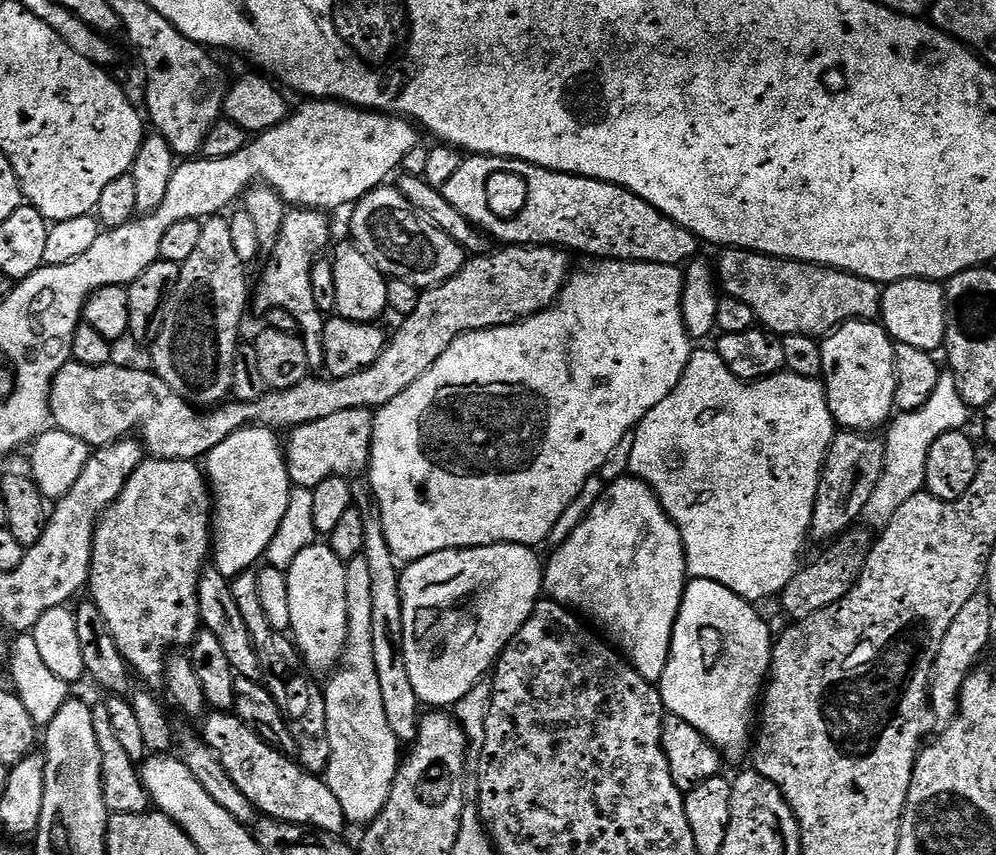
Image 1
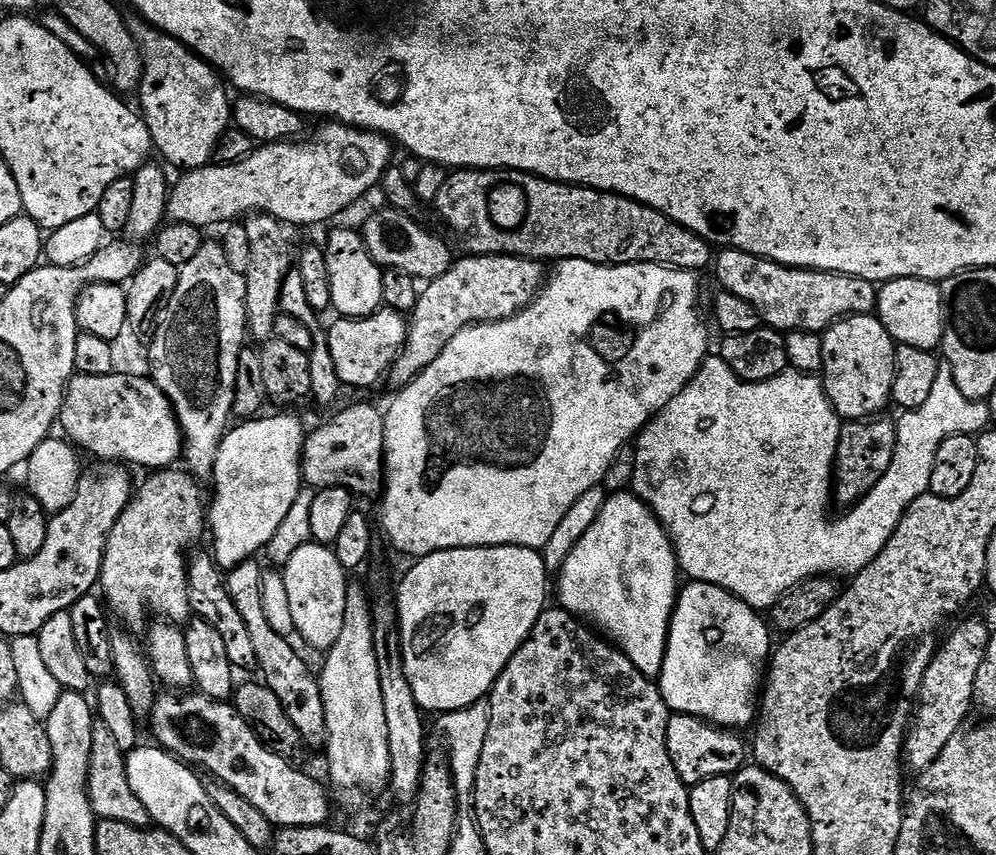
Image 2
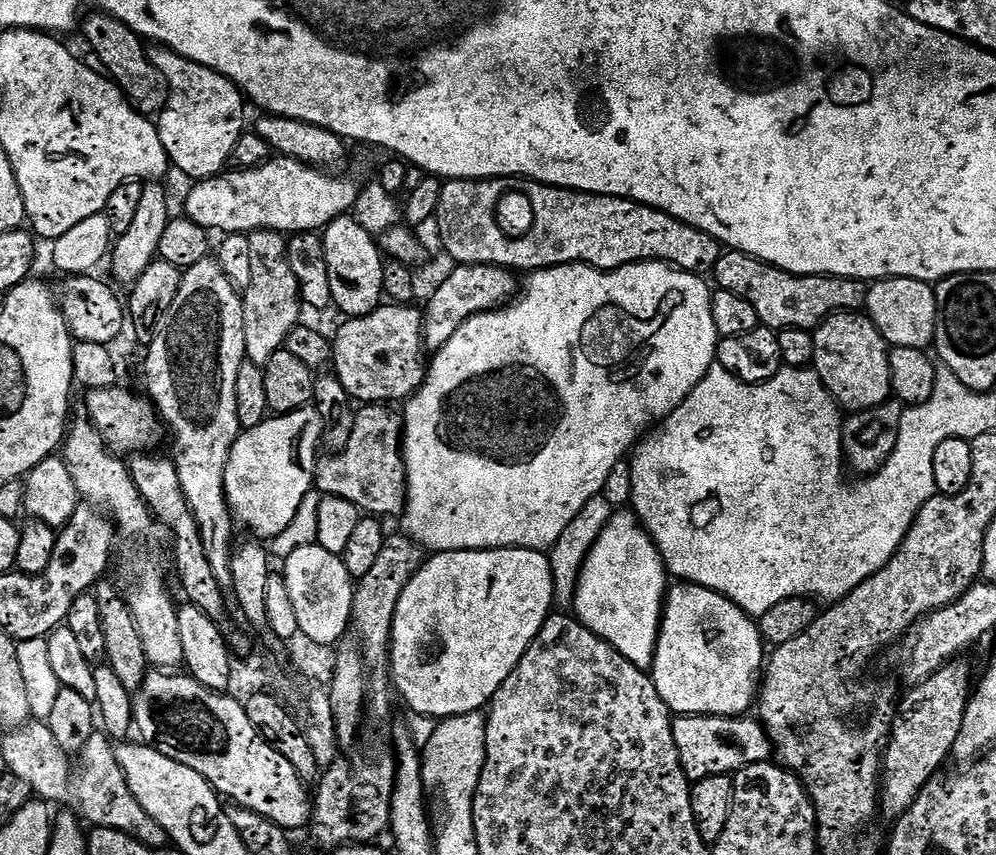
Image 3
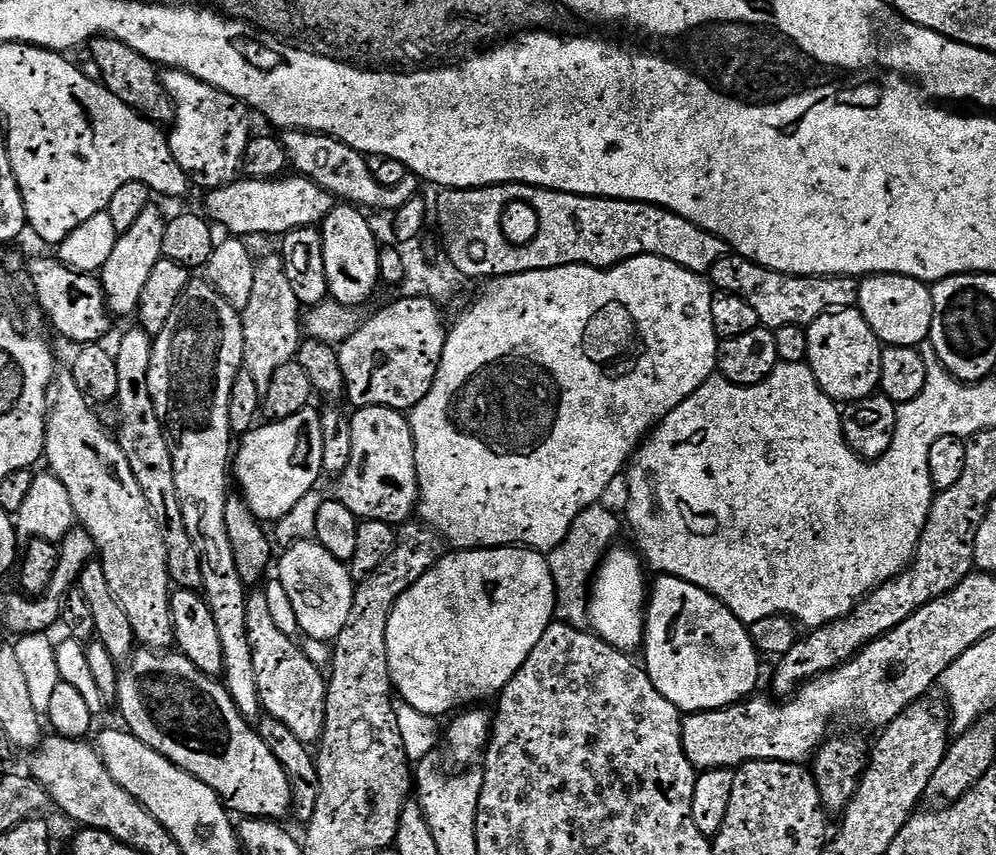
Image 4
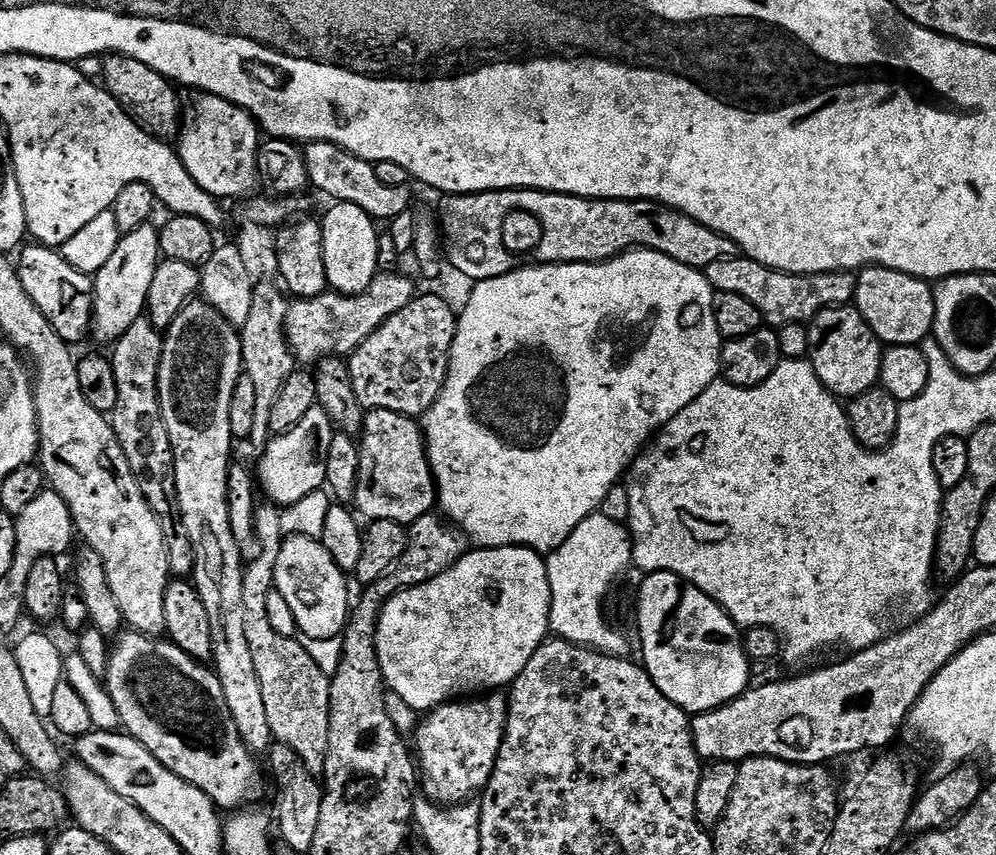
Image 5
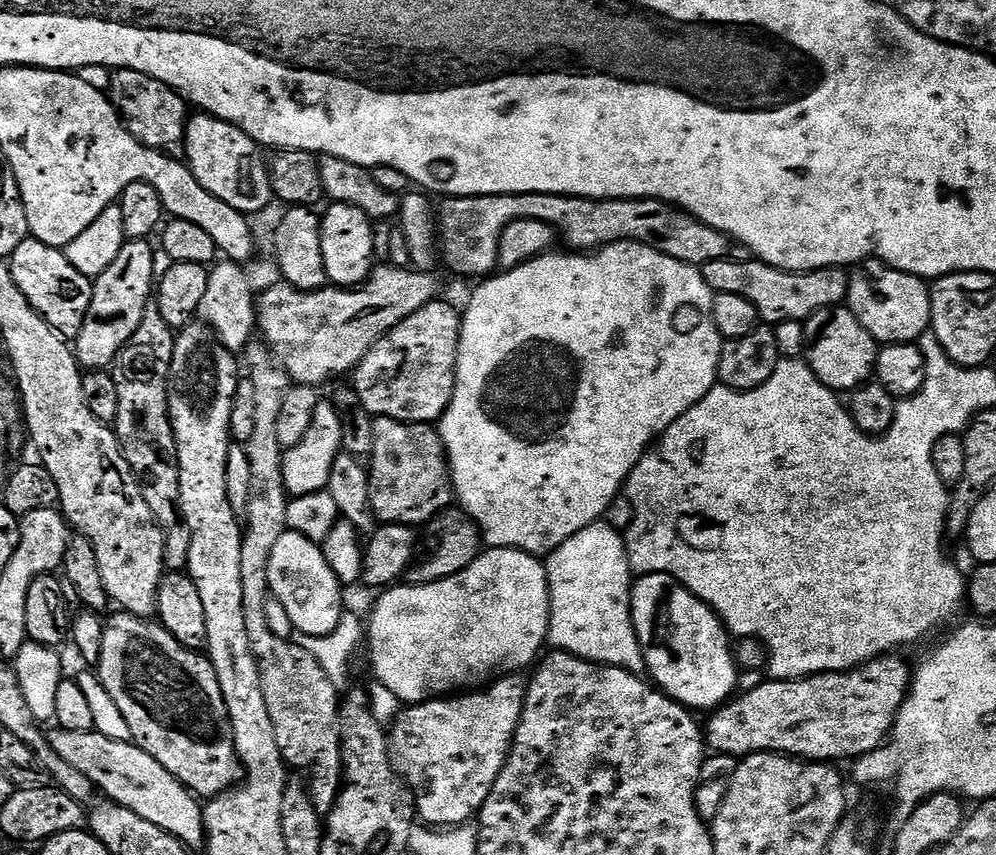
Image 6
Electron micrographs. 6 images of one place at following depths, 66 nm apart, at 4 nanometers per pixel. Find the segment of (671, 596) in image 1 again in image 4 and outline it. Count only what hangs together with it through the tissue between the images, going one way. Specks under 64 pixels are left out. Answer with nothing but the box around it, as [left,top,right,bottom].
[588,546,650,654]

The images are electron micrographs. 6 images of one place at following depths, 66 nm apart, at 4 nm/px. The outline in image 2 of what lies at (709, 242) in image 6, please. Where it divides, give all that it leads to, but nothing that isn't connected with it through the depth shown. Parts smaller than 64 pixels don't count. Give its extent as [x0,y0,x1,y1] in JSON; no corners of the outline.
[434,168,714,274]

